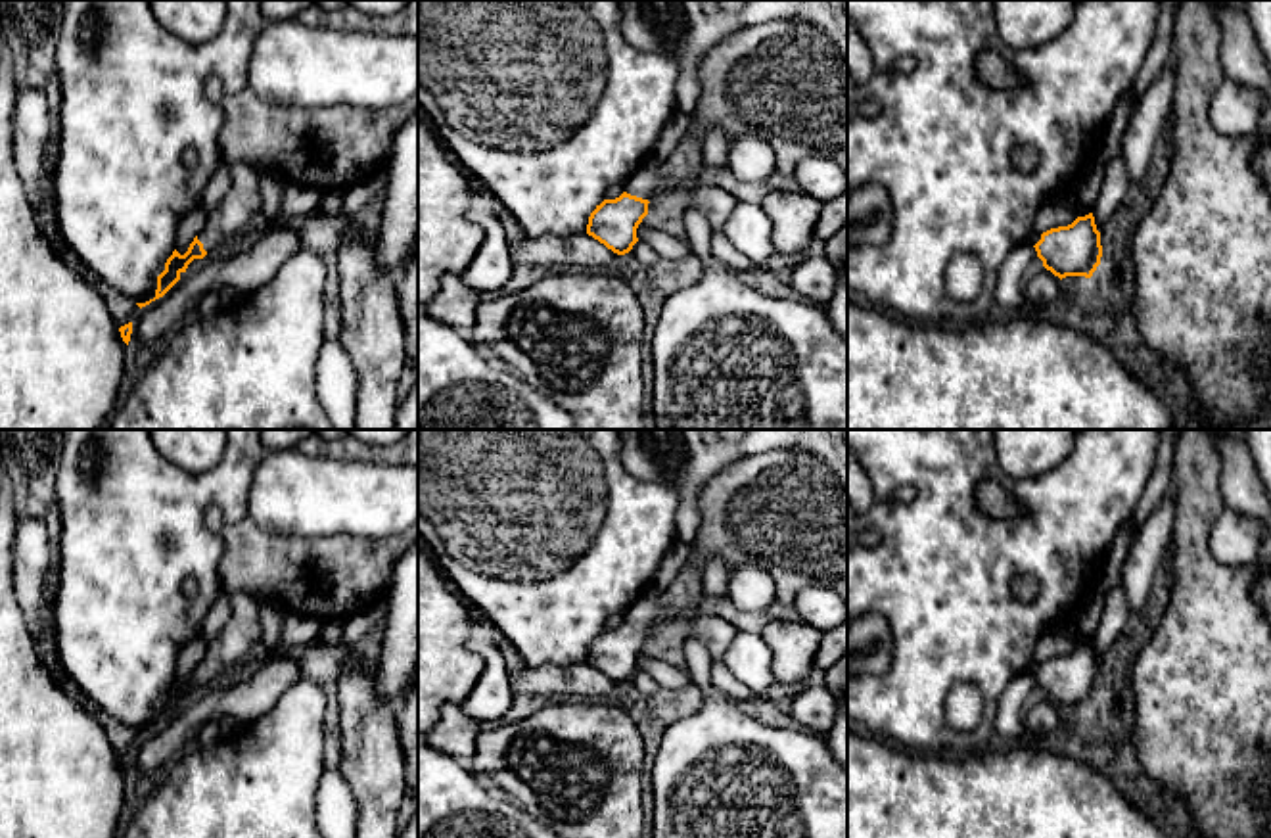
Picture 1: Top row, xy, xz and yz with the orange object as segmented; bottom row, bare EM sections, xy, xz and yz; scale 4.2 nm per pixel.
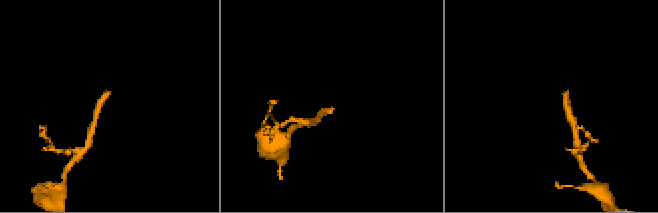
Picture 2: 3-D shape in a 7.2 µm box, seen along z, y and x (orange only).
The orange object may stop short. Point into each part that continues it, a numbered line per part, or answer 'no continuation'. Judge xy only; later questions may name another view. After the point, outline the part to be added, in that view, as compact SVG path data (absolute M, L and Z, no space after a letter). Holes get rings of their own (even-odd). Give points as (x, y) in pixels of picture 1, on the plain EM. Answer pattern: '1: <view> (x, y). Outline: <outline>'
1: xy (232, 651). Outline: M230 594L228 602L232 606L230 623L209 642L207 654L197 663L207 683L242 671L255 662L253 646L261 637L257 600L249 594Z

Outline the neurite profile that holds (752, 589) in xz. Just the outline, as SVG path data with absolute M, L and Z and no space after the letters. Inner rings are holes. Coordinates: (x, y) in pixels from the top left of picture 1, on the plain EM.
M740 566L728 577L728 598L744 612L761 612L776 602L776 589L761 568Z

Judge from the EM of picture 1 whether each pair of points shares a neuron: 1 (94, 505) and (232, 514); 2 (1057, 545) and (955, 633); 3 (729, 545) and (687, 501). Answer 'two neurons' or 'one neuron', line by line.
1: one neuron
2: one neuron
3: two neurons

